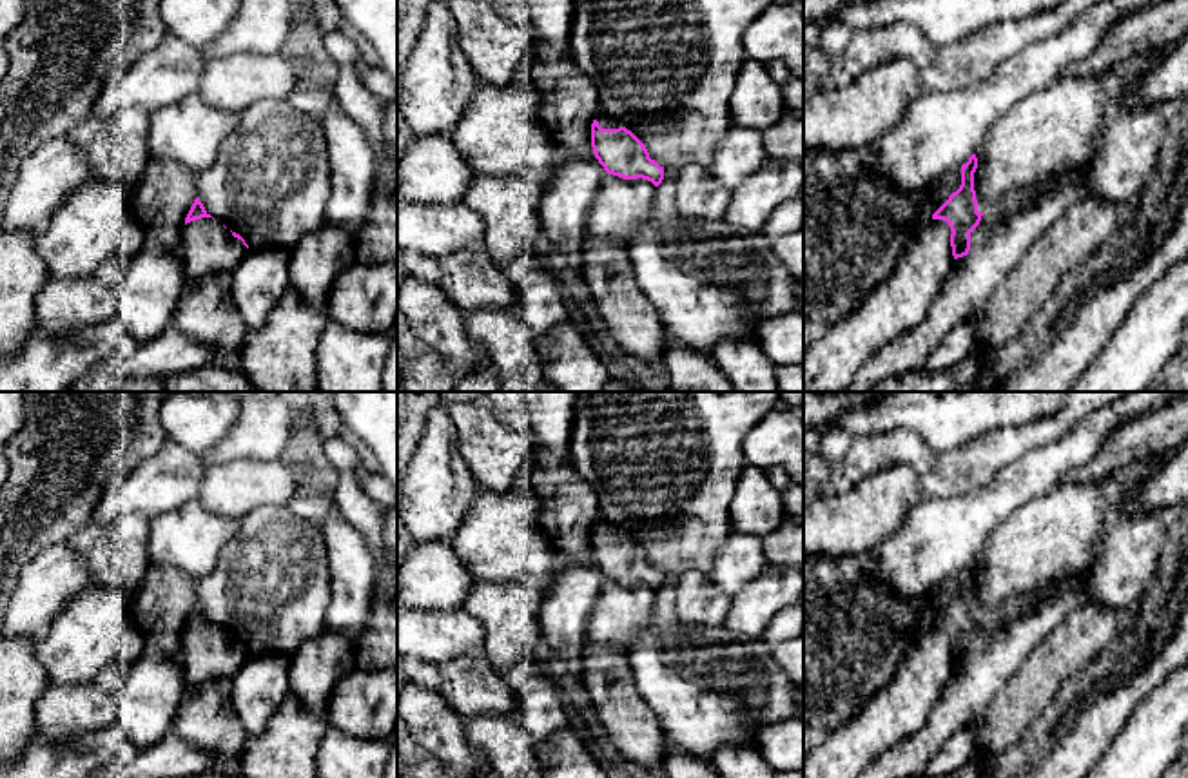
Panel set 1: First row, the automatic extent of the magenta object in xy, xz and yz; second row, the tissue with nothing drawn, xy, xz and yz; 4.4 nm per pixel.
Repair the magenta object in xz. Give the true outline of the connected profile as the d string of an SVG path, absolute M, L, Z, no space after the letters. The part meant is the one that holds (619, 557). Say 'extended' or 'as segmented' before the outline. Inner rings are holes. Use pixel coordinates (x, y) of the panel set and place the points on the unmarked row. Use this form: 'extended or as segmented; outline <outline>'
extended; outline M599 519L591 530L591 553L608 580L624 586L642 584L655 593L664 586L664 573L649 564L644 549L604 519Z

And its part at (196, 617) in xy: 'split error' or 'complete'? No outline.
split error

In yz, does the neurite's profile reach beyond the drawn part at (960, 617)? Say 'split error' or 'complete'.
split error

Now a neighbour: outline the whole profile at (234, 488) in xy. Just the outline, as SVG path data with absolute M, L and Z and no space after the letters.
M279 461L216 462L205 468L198 499L227 519L241 519L256 508L287 508L296 495L297 481Z

